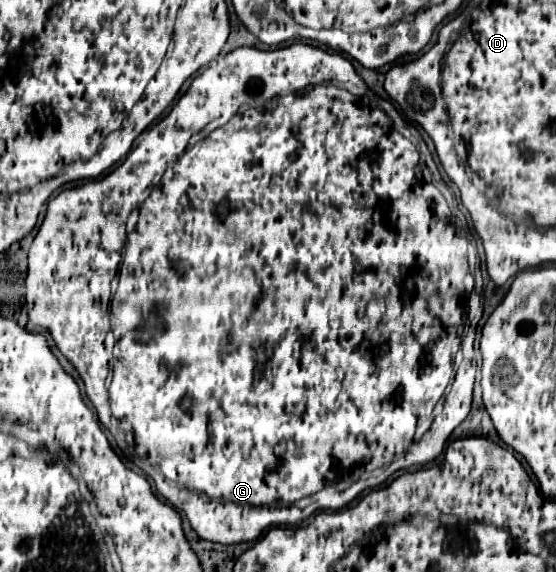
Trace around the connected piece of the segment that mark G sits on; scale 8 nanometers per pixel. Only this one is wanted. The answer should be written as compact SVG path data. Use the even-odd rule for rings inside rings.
M295 42L289 45L289 47L277 48L273 51L261 50L253 46L239 47L239 49L227 53L227 55L223 55L223 57L219 57L217 61L213 61L213 65L207 65L205 69L201 69L199 75L193 79L191 87L187 89L187 93L183 93L181 99L173 105L171 112L160 120L159 123L151 126L154 128L144 132L145 141L143 145L131 150L125 162L118 166L112 173L105 175L103 179L95 179L95 181L83 183L83 185L79 185L79 187L65 189L65 191L61 191L55 199L51 199L49 205L47 205L43 223L41 223L41 227L39 227L39 231L37 231L37 235L35 235L35 239L33 239L33 243L31 243L31 249L29 249L29 271L27 271L27 281L25 281L25 283L27 283L27 295L25 295L25 299L27 299L29 319L31 319L35 325L39 325L41 329L49 329L49 331L51 331L51 335L53 335L53 339L55 339L59 351L61 351L61 353L73 363L73 367L79 371L79 375L81 375L81 379L83 379L83 383L85 383L85 393L87 393L87 397L91 399L91 403L93 403L95 409L99 409L99 405L97 405L95 401L101 399L101 397L107 397L107 391L109 391L109 409L111 409L113 417L117 419L117 429L121 427L121 431L127 433L127 445L129 445L129 449L133 451L133 455L137 455L137 459L143 459L143 461L151 463L153 469L155 469L155 471L153 471L153 473L155 473L153 481L155 486L157 486L157 496L164 497L160 499L170 506L175 507L177 511L181 511L181 513L189 519L193 531L195 531L201 539L215 541L215 543L223 543L223 545L253 541L253 539L257 539L267 527L273 527L273 525L293 525L293 523L297 523L297 521L307 519L313 511L319 511L319 509L331 509L331 511L343 509L343 507L349 505L359 493L363 493L365 489L373 489L373 487L381 485L389 475L393 475L395 471L399 471L399 469L403 469L403 467L405 467L405 469L407 469L407 467L421 467L421 465L419 465L419 459L411 459L411 461L407 459L409 453L413 453L411 449L413 449L413 445L415 445L413 435L415 435L415 429L417 429L417 421L419 421L421 417L429 417L429 415L431 415L435 403L437 403L439 397L443 395L441 391L443 391L445 387L449 387L449 383L453 381L453 377L455 377L454 381L451 383L447 395L445 395L443 413L441 413L441 417L435 417L435 419L433 419L433 423L431 423L431 427L429 427L429 439L423 439L423 451L429 447L429 457L423 457L423 467L425 467L425 463L437 459L437 457L443 453L445 441L449 439L449 435L453 433L453 429L455 429L457 425L461 425L461 421L465 421L465 417L467 417L469 411L471 411L471 395L473 395L476 377L473 355L471 355L471 353L465 353L463 367L458 367L456 375L454 365L459 365L462 360L461 343L463 341L464 325L468 320L469 295L472 292L476 292L476 296L480 298L484 295L484 282L481 276L481 269L487 269L485 247L483 247L481 237L479 237L479 242L471 241L471 234L477 234L477 231L475 231L471 213L467 211L467 207L465 207L463 201L461 201L461 191L459 191L459 188L454 189L451 186L440 188L442 183L445 184L445 181L438 170L431 152L418 131L409 123L402 128L393 127L393 121L379 109L377 103L371 103L371 101L369 101L369 97L365 95L365 91L369 91L369 89L367 89L367 85L359 79L359 75L355 73L351 61L347 61L347 59L341 57L341 55L329 55L329 53L321 51L319 47L313 47L313 45L303 42ZM251 81L257 83L257 87L259 87L259 83L261 83L263 89L261 89L261 91L253 91L253 87L247 85L247 83L251 83ZM225 115L233 115L233 117L225 123L225 121L221 119L221 117L225 117ZM219 119L221 119L221 123L223 123L219 129L211 131L211 135L209 135L205 141L197 141L193 147L188 147L192 135L201 131L205 125L209 125L209 123L213 123L213 121L219 121ZM141 173L143 173L143 181L145 181L145 183L143 183L143 189L151 187L151 185L155 185L155 187L151 187L151 195L147 195L147 199L143 199L143 201L139 203L139 221L137 221L137 227L135 227L133 233L127 235L127 217L129 217L129 213L131 213L131 207L127 207L127 211L125 211L125 207L119 207L119 211L115 209L115 197L117 197L117 195L115 195L115 193L117 193L115 189L121 189L121 183L127 185L127 183L137 183L137 181L141 181L141 179L139 179ZM407 267L415 269L415 275L419 273L419 277L415 277L415 281L417 281L415 285L417 285L417 287L415 287L415 289L411 287L411 293L415 293L415 297L413 297L411 301L407 301L407 307L411 307L411 311L407 311L407 315L411 315L411 319L407 319L407 327L403 327L403 341L411 339L411 335L417 333L417 337L419 337L419 339L417 339L417 341L419 341L417 345L413 345L413 343L405 343L405 345L403 345L401 339L397 339L397 335L395 335L395 327L397 327L397 323L399 323L397 317L401 315L401 293L405 291L405 279L413 275L413 273L409 273ZM117 273L119 273L119 287L117 287L115 299L113 299L113 313L109 315L111 283L113 283L113 279L117 277ZM151 283L153 283L153 285L157 283L155 287L157 287L157 291L159 291L159 297L163 297L163 291L165 291L165 293L169 293L169 289L173 291L173 283L179 283L179 287L175 287L175 291L173 291L173 299L169 299L169 307L165 309L165 315L167 315L167 313L171 315L171 321L173 321L173 327L175 327L175 341L179 341L179 347L175 345L175 341L171 341L171 337L167 339L167 335L165 335L165 327L163 327L163 325L167 325L167 321L163 323L163 317L149 317L149 315L147 315L149 307L147 307L145 295L151 295ZM109 329L111 329L111 333L113 333L113 337L115 337L115 343L113 343L113 381L111 381L111 385L109 385L109 389L107 389L107 387L105 387L105 379L107 379L107 373L109 373L109 357L107 357L107 351L105 351L105 337L107 337ZM179 349L181 349L181 359L187 359L187 367L179 367L179 365L177 365L177 361L179 361L179 359L177 359L177 357L179 357ZM175 371L183 371L183 383L175 383L175 379L171 379L171 375L175 375Z

